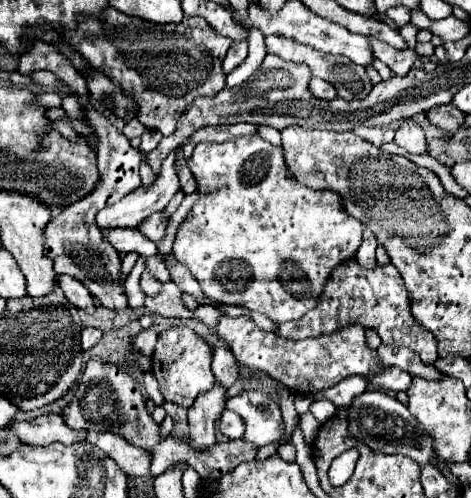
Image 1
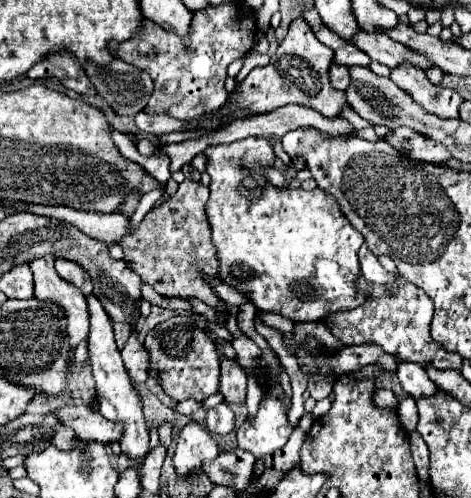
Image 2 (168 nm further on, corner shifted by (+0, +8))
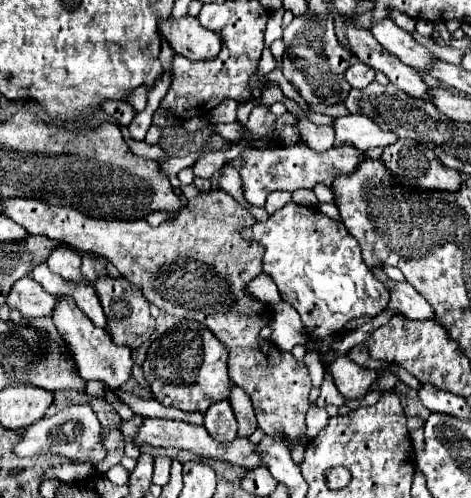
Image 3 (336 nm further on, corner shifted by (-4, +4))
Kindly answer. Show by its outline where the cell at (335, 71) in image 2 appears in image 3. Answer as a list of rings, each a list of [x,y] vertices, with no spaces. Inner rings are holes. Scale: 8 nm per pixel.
[[[352,62],[350,68],[346,70],[346,82],[352,88],[366,88],[374,80],[374,70],[366,68],[362,62]]]

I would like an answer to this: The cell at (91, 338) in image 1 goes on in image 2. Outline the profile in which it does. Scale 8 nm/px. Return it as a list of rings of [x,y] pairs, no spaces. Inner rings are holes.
[[[88,339],[82,341],[74,351],[73,361],[77,366],[84,366],[88,362]]]

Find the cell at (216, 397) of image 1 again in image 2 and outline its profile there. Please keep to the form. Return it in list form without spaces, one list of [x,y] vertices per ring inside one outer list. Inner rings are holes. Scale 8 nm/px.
[[[190,422],[184,426],[184,430],[178,436],[178,446],[174,452],[174,468],[176,474],[182,478],[190,478],[198,470],[202,470],[202,464],[206,460],[214,460],[218,456],[218,446],[196,422]]]

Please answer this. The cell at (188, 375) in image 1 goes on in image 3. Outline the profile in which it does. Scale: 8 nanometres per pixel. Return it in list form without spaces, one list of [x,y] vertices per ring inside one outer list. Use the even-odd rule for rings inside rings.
[[[182,320],[160,338],[152,340],[142,368],[154,398],[162,406],[172,406],[186,412],[206,412],[212,404],[226,400],[230,394],[232,382],[228,378],[226,360],[226,346],[222,346],[222,342],[208,328],[194,324],[194,320]]]

